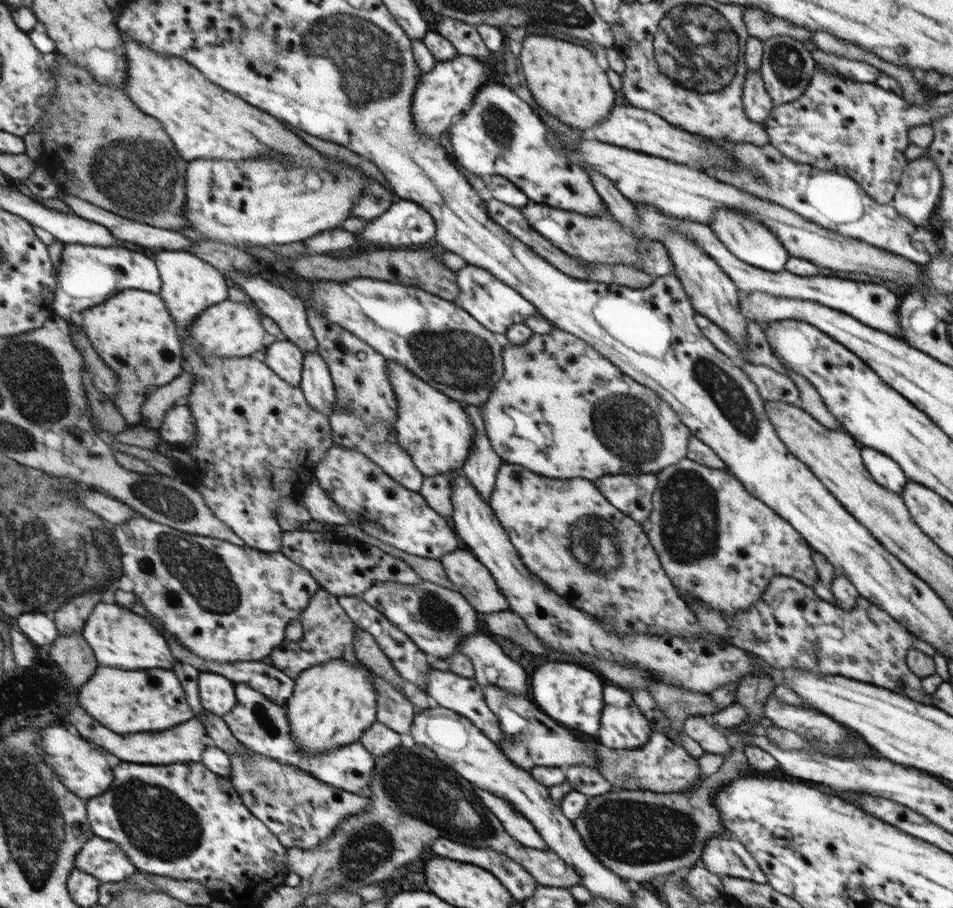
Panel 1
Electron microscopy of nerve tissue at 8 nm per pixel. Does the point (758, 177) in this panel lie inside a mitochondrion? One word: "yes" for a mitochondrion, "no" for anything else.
yes

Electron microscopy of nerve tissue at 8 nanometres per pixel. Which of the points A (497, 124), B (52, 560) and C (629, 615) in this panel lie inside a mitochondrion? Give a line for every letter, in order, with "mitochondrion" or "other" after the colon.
A: mitochondrion
B: mitochondrion
C: other

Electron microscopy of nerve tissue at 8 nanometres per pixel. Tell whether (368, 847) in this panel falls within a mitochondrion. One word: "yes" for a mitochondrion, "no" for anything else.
yes

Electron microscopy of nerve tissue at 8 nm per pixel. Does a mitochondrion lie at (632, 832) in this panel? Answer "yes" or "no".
yes

